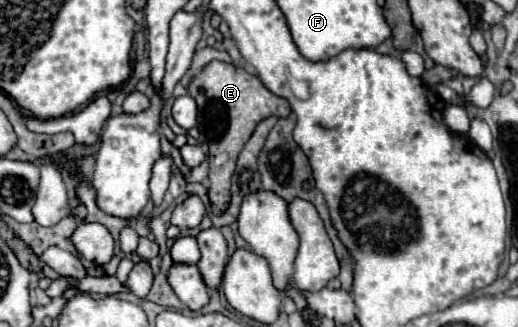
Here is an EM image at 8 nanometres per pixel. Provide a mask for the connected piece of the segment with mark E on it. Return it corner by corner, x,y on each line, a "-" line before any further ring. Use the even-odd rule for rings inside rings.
213,61
209,63
189,85
189,95
195,99
199,115
197,127
201,139
209,145
209,199
213,213
221,215
229,205
229,185
235,171
237,157
243,145
249,141
255,127
269,115
287,117
291,113
289,101
273,95
259,77
239,69
231,63

